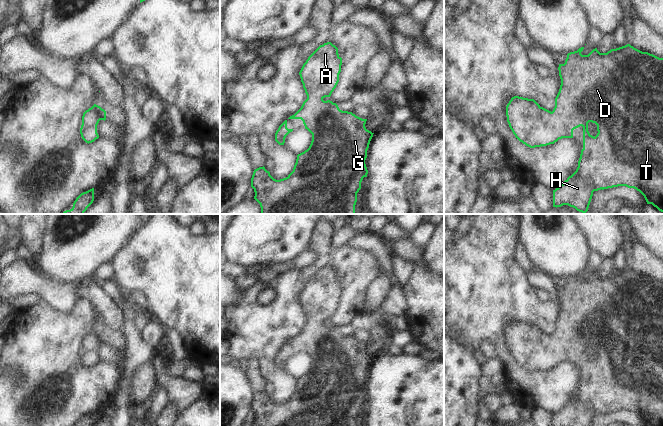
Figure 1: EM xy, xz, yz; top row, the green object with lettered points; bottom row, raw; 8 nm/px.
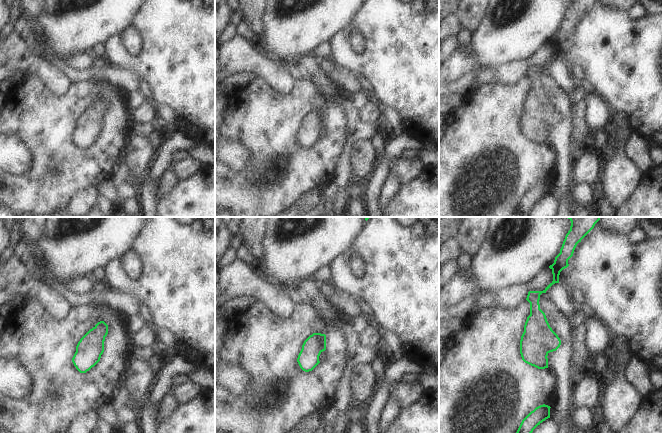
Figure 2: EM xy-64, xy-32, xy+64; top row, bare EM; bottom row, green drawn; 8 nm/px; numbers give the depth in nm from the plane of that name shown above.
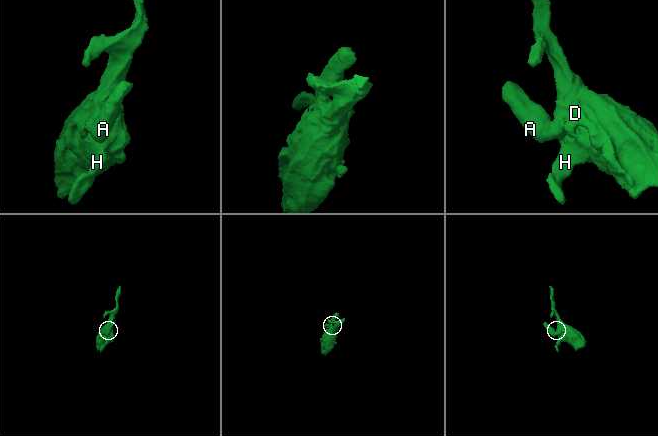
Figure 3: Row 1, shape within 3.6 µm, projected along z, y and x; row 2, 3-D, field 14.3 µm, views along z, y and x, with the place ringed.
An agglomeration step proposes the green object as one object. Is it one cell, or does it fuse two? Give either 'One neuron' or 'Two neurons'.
One neuron

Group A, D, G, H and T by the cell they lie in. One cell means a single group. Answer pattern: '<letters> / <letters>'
A D G H T

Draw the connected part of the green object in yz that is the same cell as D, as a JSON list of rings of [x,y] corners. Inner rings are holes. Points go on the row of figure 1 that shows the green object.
[[[630,44],[611,49],[607,53],[600,53],[597,48],[593,49],[588,55],[582,55],[584,47],[577,51],[567,54],[564,64],[559,64],[559,76],[561,85],[559,92],[555,98],[555,107],[553,111],[549,111],[541,107],[534,99],[514,96],[506,106],[507,122],[515,137],[530,148],[543,147],[554,144],[562,138],[573,138],[573,130],[583,127],[583,149],[581,150],[578,167],[576,171],[569,176],[558,188],[553,190],[553,207],[561,207],[568,205],[577,211],[586,213],[588,211],[593,192],[608,188],[626,186],[639,191],[645,198],[647,204],[652,204],[659,211],[663,212],[663,58],[659,58],[648,52],[642,52]],[[592,122],[597,125],[597,135],[594,137],[588,131],[588,123]]]

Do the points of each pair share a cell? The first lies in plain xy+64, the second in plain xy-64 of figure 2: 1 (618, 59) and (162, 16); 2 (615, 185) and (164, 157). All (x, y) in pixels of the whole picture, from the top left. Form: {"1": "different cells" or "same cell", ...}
{"1": "same cell", "2": "different cells"}

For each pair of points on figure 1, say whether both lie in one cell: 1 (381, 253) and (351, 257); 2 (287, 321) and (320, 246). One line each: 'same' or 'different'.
1: different
2: same

